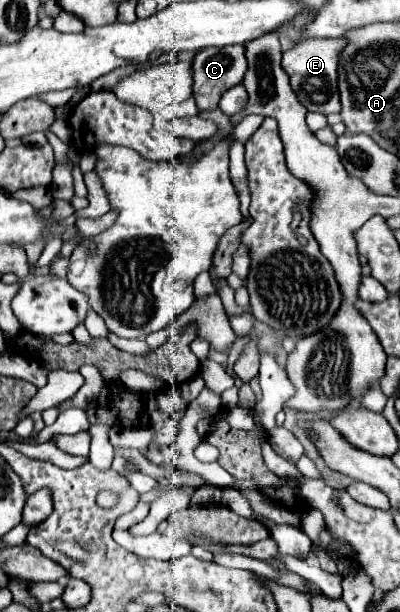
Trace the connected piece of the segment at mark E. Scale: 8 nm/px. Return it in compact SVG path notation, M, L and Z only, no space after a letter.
M308 37L302 43L296 43L292 49L284 51L282 67L290 75L290 85L298 95L298 101L308 109L322 115L340 113L340 97L338 97L338 61L340 51L348 41L344 37Z

